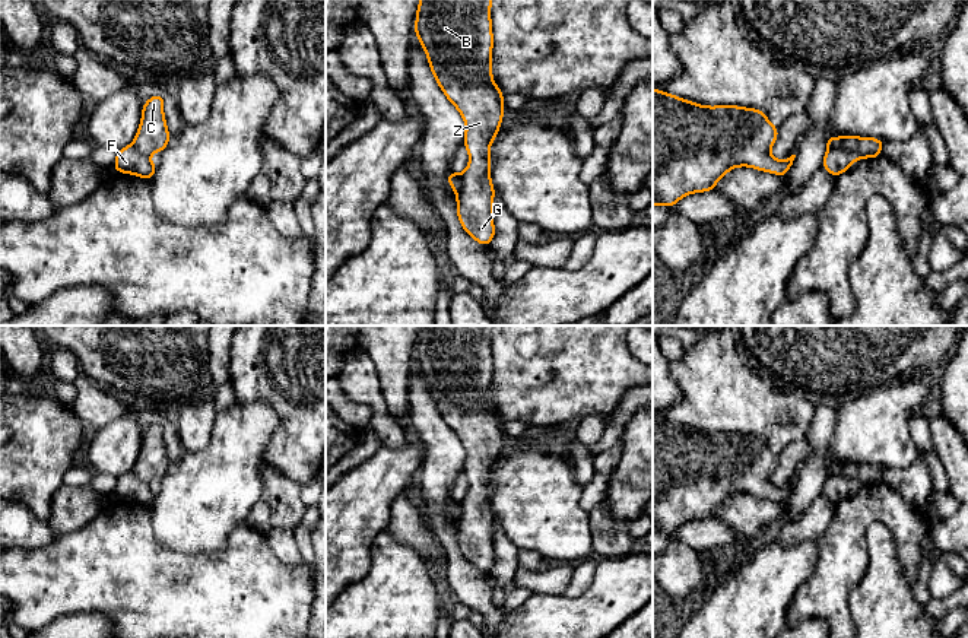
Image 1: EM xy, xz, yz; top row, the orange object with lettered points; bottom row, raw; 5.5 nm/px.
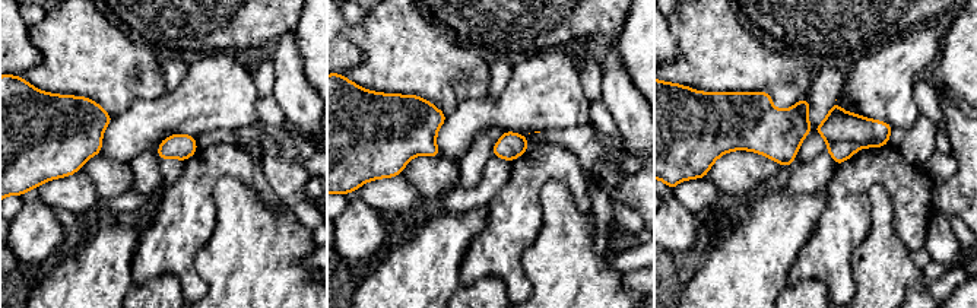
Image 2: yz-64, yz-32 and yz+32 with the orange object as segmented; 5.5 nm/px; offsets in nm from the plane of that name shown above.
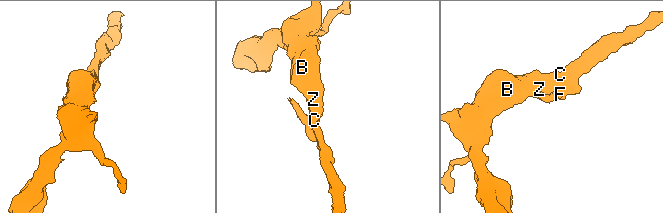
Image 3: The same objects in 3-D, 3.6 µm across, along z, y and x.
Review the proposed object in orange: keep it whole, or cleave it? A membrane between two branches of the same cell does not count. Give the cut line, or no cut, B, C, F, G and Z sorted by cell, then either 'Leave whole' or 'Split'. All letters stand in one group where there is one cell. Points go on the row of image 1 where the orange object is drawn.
Split along yz (828, 148), (843, 148), (854, 159). Groups: B C G Z / F. Split

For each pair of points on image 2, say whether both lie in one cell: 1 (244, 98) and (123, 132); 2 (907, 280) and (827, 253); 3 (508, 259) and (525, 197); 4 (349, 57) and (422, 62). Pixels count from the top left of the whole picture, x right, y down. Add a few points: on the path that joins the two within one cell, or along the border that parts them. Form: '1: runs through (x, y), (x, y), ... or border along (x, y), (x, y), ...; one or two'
1: runs through (213, 98), (208, 98), (190, 110), (154, 120); one
2: border along (869, 232), (853, 253), (855, 292); two
3: runs through (508, 244), (508, 232), (516, 219), (516, 212); one
4: border along (349, 27), (361, 60), (342, 73); two

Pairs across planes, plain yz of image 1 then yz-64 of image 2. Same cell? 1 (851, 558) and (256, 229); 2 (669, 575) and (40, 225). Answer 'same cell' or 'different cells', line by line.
1: different cells
2: same cell

